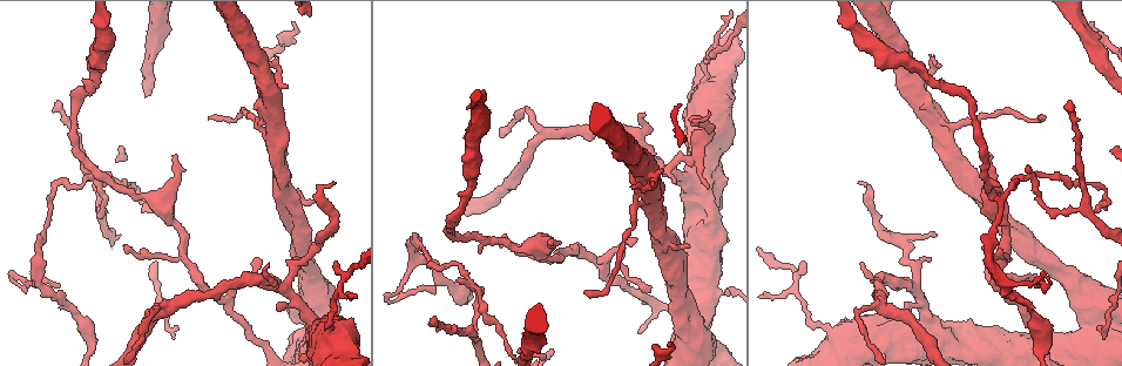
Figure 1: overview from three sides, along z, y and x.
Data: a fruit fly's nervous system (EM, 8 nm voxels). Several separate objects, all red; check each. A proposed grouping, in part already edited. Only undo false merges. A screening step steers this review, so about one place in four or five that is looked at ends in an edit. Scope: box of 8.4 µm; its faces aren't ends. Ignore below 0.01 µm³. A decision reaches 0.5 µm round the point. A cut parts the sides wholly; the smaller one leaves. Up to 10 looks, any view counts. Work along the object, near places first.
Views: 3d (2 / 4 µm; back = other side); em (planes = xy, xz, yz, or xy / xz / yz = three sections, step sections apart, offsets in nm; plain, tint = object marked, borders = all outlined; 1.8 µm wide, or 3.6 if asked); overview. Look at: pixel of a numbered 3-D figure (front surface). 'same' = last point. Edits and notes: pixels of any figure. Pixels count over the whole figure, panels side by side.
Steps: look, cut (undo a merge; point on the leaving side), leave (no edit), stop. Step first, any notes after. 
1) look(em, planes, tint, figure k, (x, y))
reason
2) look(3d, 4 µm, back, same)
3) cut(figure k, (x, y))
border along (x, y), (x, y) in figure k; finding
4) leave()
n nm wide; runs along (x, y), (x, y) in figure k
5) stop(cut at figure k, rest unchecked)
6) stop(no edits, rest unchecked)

look(em, planes, tint, figure 1, (463, 294))
sudden change in width

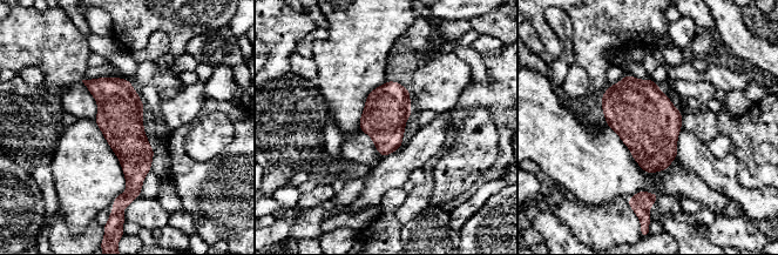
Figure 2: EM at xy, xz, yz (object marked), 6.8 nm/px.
leave()
runs along (87, 82), (120, 113), (129, 194) in figure 2; one neuron here

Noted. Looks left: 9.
look(em, xz, step 16, tint, figure 1, (418, 245))
calibre changes

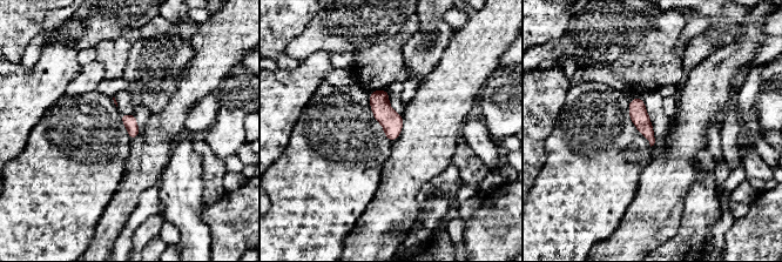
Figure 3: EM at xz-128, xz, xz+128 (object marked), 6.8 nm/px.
leave()
all the same neuron

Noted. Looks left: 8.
look(em, 3.6 µm, xz, step 4, tint, figure 1, (1087, 346))

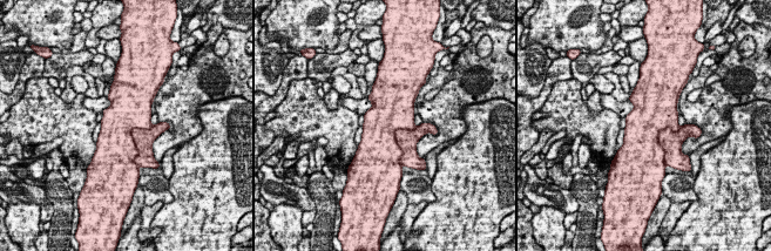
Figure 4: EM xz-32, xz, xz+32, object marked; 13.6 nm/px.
look(em, 3.6 µm, planes, tint, same)

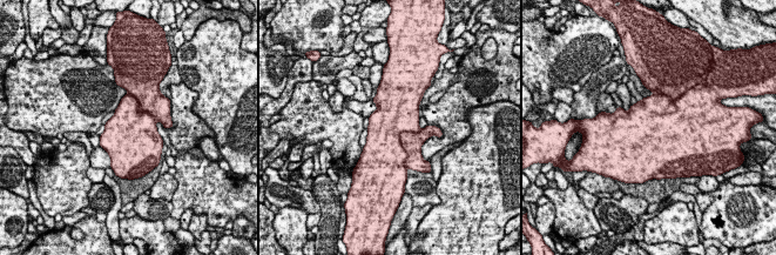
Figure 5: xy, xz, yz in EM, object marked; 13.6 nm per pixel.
cut(figure 5, (411, 142))
750 nm wide; border along (420, 129), (400, 134), (403, 163) in figure 5; two neurons meet here

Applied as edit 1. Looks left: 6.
look(em, 3.6 µm, yz, step 4, tint, figure 1, (707, 76))
calibre changes

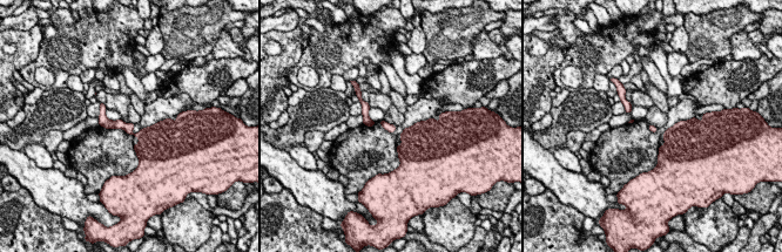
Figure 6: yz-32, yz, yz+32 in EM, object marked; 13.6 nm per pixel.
look(em, 3.6 µm, planes, tint, same)

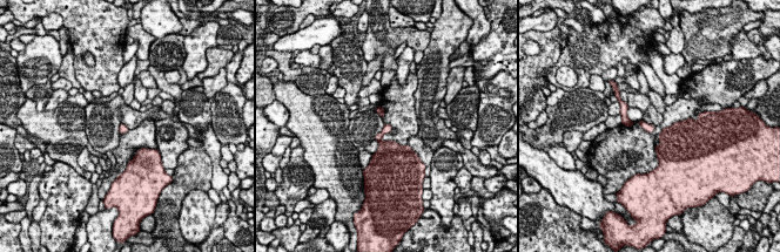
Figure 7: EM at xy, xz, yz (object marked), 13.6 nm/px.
leave()
120 nm wide; all the same neuron

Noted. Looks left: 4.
stop(cut at figure 5, rest unchecked)

